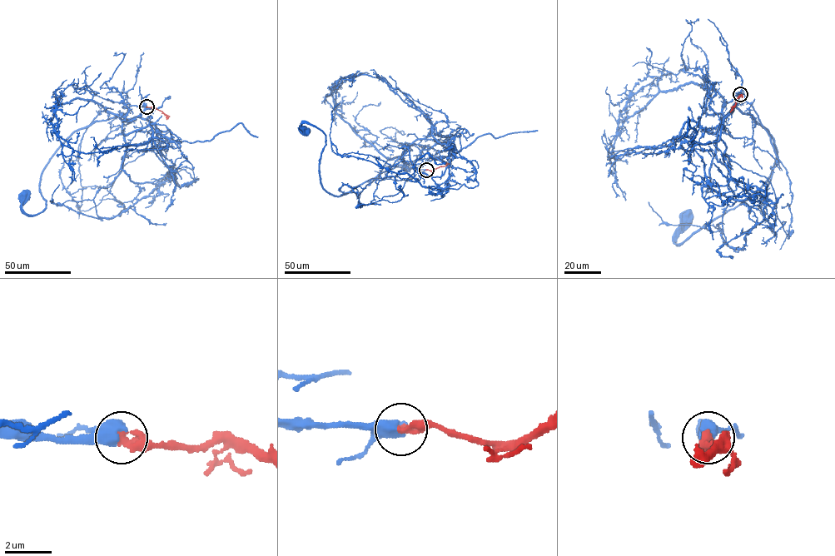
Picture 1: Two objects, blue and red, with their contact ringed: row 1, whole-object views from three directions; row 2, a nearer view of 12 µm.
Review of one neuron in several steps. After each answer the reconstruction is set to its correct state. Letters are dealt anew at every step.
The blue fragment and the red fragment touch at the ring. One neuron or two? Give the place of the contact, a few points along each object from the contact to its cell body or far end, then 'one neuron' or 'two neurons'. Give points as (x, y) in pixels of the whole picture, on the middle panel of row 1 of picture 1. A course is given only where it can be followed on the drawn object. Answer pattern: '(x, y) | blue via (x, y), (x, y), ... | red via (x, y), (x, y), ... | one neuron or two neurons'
(426, 170) | blue via (425, 170), (398, 165), (335, 196), (323, 188), (320, 175), (325, 135), (301, 122), (303, 131) | red via (426, 170), (433, 171), (444, 166), (445, 162) | one neuron

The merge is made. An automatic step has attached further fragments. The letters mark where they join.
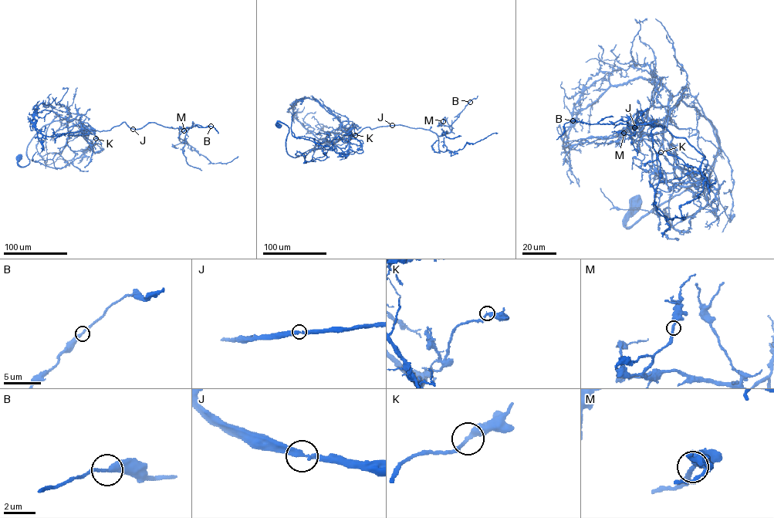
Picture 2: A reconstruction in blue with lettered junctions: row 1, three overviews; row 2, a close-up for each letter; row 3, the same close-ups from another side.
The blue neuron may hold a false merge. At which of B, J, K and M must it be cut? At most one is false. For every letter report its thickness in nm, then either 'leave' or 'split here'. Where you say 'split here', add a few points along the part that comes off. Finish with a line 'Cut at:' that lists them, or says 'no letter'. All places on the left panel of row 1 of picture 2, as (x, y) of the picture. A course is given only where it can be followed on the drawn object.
B: 280 nm | leave
J: 280 nm | leave
K: 320 nm | leave
M: 240 nm | leave
Cut at: no letter

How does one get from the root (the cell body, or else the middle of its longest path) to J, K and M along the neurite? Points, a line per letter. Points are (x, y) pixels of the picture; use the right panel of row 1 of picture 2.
J: (637, 200), (625, 227), (691, 187), (718, 137), (680, 98), (665, 131), (640, 132), (637, 110), (635, 127)
K: (637, 200), (625, 227), (704, 174), (718, 150), (717, 130), (679, 98), (667, 128), (677, 165), (660, 152)
M: (637, 200), (625, 227), (718, 137), (680, 98), (623, 133)

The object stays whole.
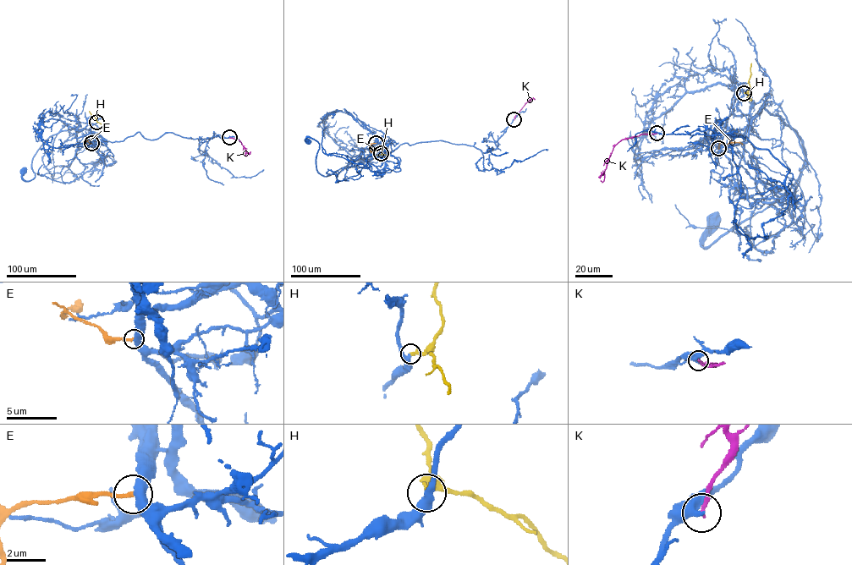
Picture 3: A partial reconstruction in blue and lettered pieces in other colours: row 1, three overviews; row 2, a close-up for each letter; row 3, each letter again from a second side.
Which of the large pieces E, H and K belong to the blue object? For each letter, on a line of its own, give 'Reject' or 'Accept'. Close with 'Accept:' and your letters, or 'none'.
E: Reject
H: Accept
K: Reject
Accept: H

